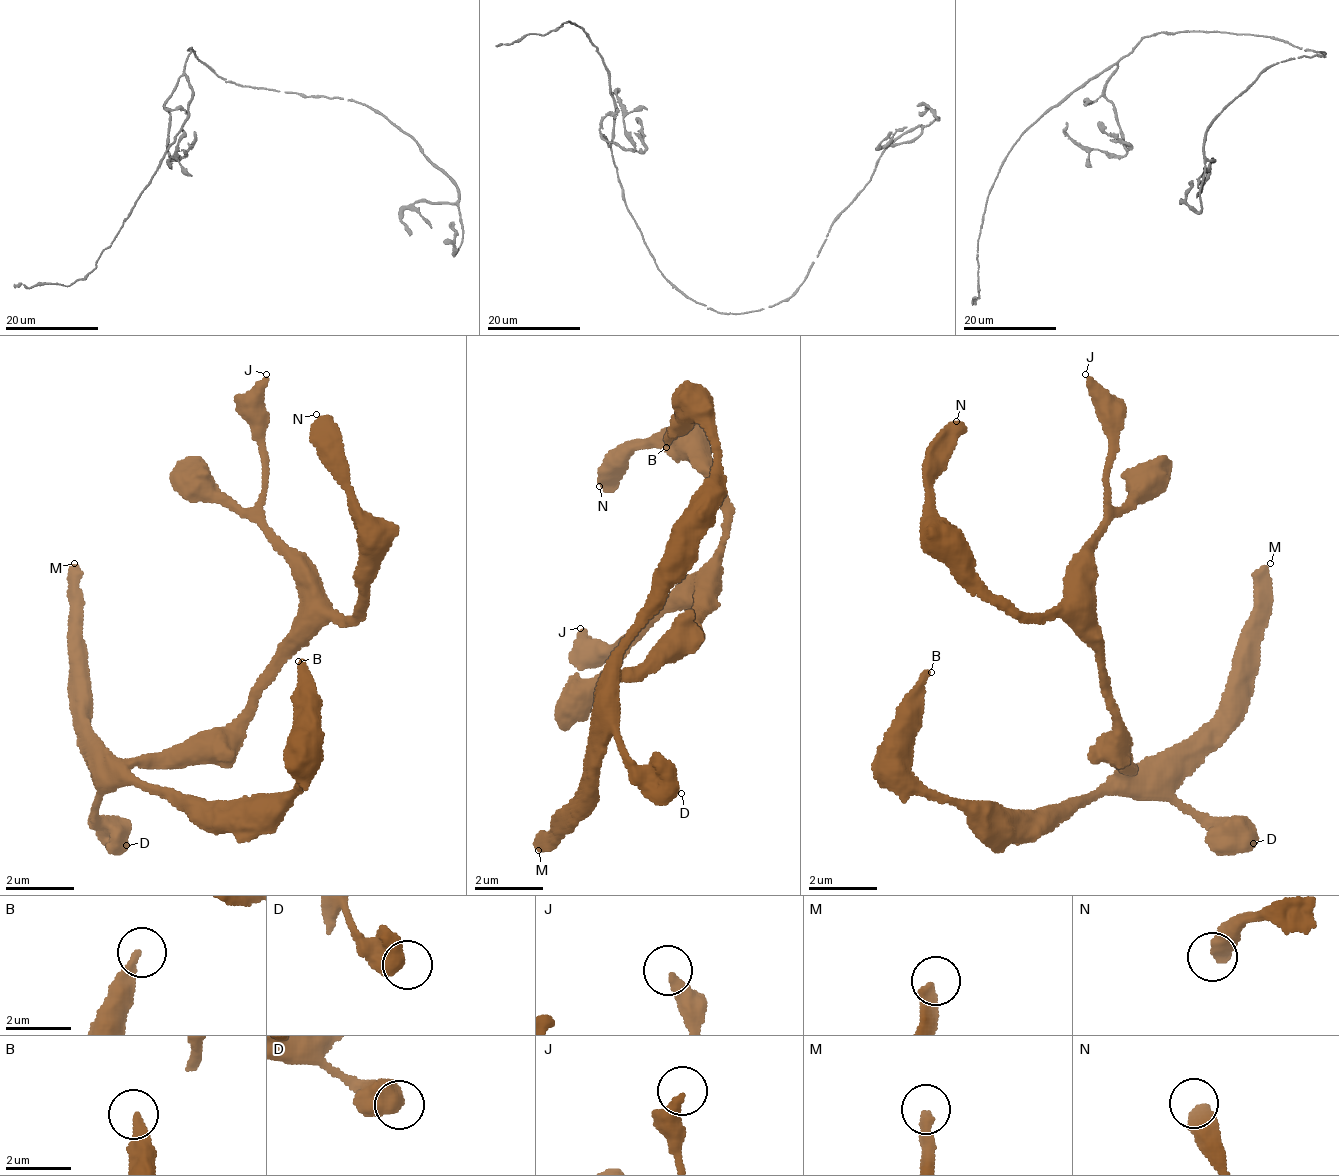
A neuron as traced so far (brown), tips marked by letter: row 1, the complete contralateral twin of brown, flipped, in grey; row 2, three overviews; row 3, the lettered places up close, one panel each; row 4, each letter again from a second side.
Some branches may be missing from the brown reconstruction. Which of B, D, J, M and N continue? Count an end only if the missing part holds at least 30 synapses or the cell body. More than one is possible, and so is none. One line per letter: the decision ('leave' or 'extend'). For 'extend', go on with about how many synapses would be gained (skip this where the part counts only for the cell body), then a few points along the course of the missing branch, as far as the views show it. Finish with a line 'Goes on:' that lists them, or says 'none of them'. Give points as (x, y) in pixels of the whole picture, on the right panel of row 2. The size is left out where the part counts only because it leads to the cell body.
B: leave
D: leave
J: leave
M: extend; 120 synapses
N: leave
Goes on: M

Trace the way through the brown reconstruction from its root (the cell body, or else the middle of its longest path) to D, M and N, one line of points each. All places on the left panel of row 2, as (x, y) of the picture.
D: (207, 730), (100, 787), (94, 806), (111, 816), (126, 845)
M: (207, 730), (199, 730), (157, 756), (106, 760), (84, 705), (72, 613), (69, 571), (74, 563)
N: (207, 730), (248, 703), (248, 686), (293, 641), (359, 608), (367, 544), (344, 481), (344, 446), (316, 414)

